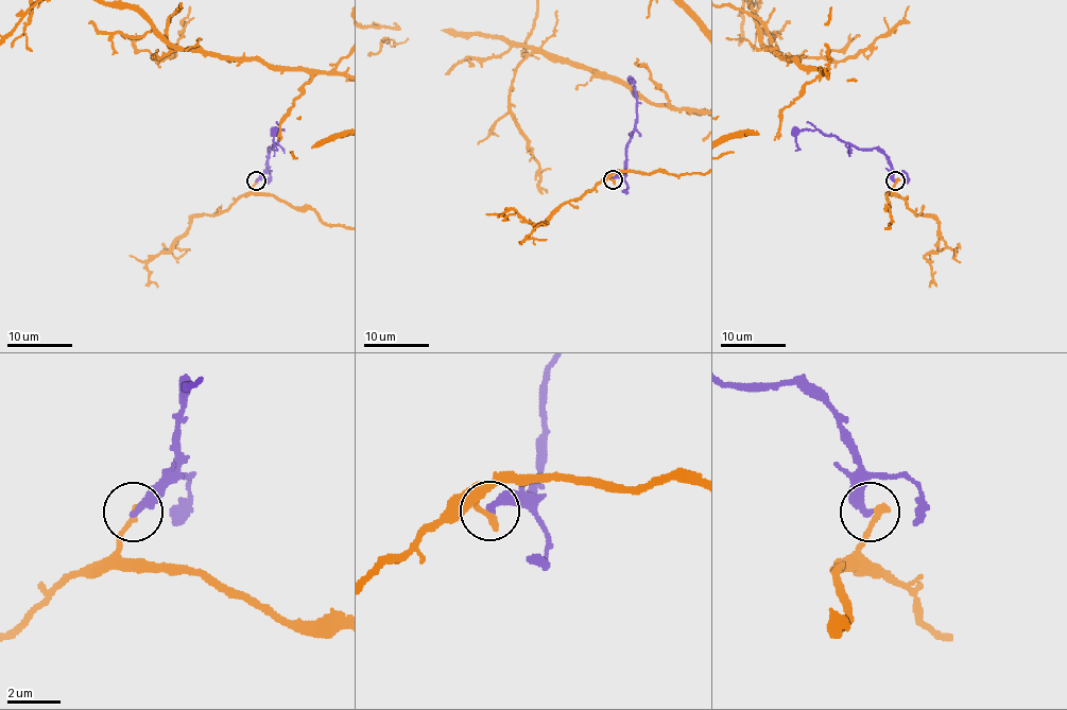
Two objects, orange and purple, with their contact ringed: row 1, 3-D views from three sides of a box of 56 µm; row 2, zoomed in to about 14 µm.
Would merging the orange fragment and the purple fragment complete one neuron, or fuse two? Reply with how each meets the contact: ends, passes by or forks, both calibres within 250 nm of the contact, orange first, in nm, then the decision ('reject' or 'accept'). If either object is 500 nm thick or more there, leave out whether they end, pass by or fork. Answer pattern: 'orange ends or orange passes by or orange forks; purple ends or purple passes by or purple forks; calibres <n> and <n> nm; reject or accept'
orange ends; purple ends; calibres 280 and 320 nm; reject

